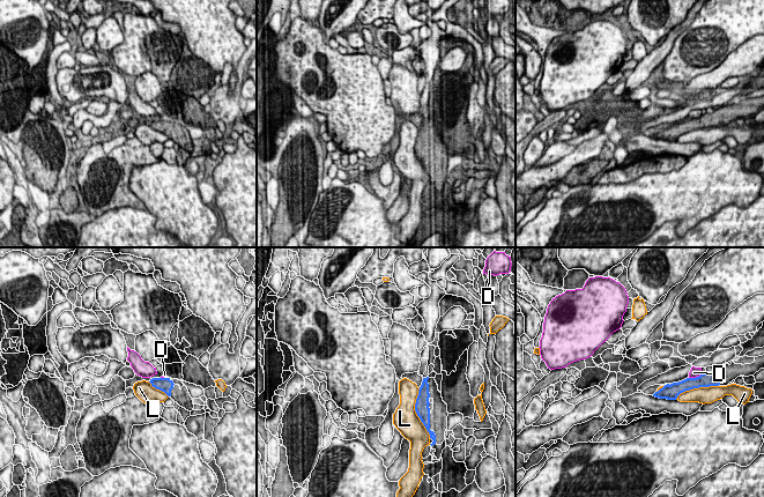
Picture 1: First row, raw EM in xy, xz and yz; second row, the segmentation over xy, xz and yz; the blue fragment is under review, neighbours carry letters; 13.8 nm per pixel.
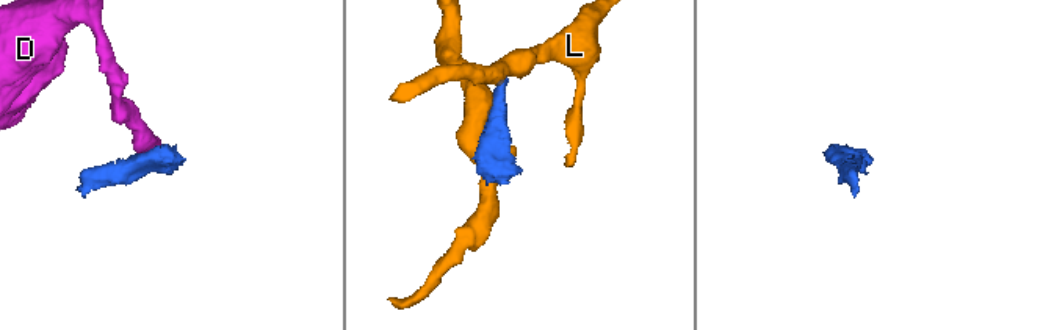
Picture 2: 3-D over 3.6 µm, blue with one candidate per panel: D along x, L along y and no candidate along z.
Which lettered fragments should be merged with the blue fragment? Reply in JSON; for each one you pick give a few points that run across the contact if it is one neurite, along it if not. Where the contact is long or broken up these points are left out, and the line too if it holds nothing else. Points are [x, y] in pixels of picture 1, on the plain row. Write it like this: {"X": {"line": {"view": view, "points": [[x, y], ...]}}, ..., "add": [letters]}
{"add": []}

